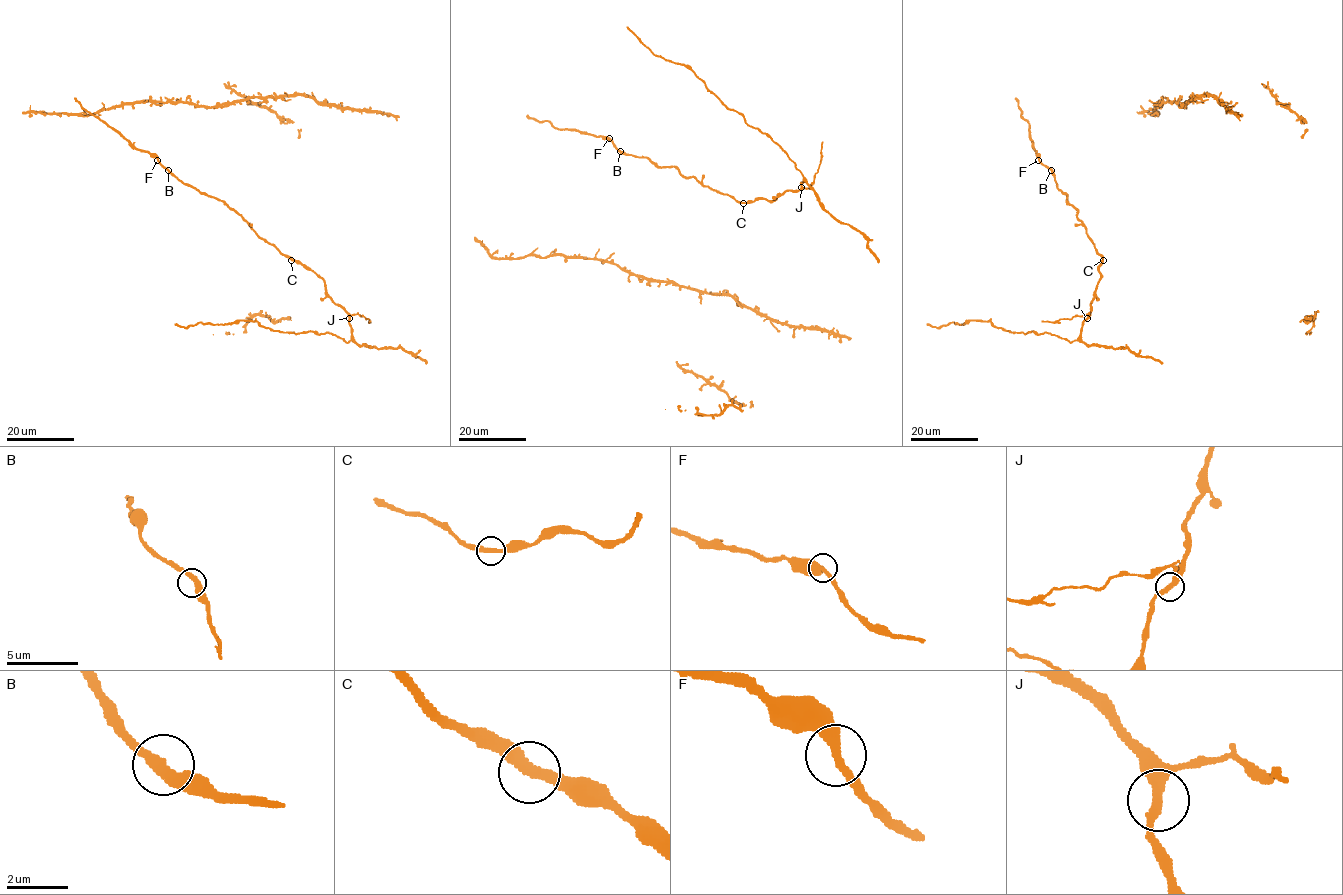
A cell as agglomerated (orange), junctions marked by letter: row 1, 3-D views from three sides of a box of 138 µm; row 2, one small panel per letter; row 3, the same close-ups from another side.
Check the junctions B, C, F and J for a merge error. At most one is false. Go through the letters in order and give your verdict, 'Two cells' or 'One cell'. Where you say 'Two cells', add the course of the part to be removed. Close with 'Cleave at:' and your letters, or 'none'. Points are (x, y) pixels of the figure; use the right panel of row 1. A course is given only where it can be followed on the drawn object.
B: One cell
C: One cell
F: One cell
J: One cell
Cleave at: none

